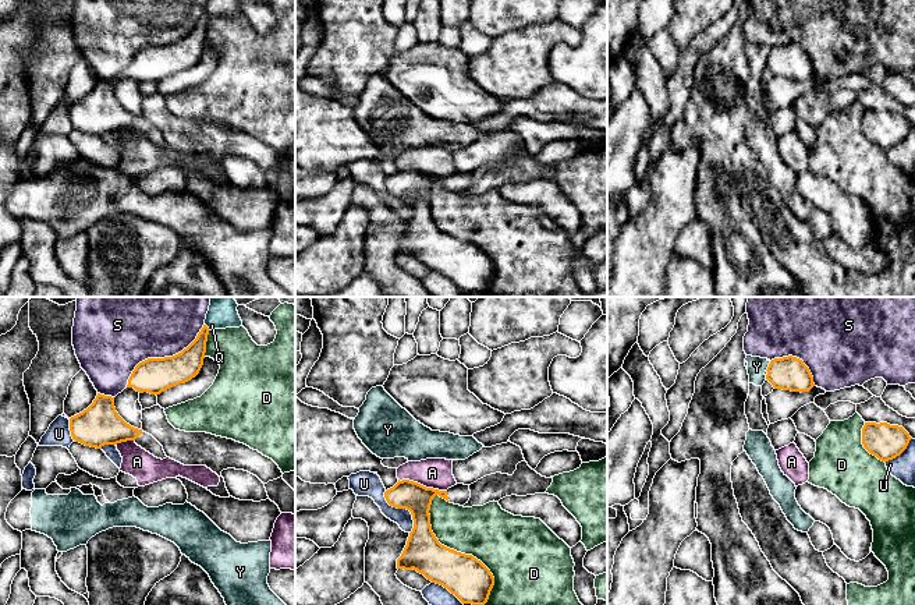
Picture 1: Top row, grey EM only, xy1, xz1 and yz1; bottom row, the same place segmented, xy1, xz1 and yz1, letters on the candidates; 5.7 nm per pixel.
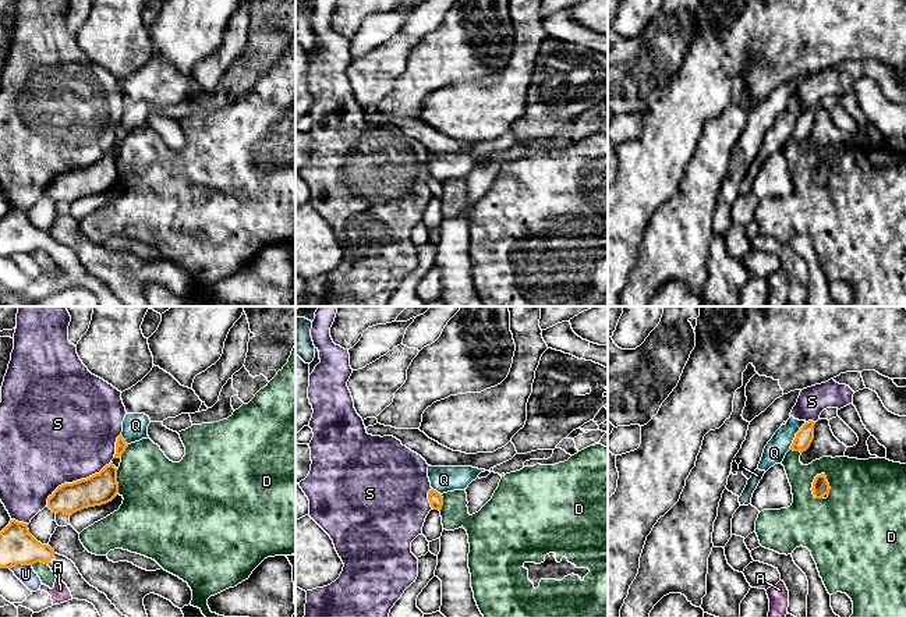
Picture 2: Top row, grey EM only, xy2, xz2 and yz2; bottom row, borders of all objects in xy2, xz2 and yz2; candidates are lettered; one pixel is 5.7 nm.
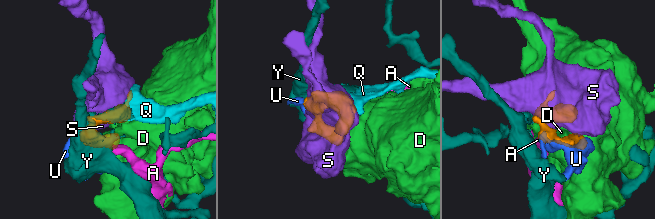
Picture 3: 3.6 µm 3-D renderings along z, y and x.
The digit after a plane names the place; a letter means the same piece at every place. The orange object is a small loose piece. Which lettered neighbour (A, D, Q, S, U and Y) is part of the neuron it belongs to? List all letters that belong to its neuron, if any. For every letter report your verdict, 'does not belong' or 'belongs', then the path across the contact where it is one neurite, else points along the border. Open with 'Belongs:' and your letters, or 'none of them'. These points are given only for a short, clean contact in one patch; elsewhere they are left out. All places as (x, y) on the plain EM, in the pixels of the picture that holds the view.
Belongs: none of them
A: does not belong; border along xz1 (399, 166), (446, 179)
D: does not belong
Q: does not belong; border along yz2 (806, 110), (796, 121), (789, 137)
S: does not belong
U: does not belong
Y: does not belong; border along yz1 (770, 49), (765, 57)

